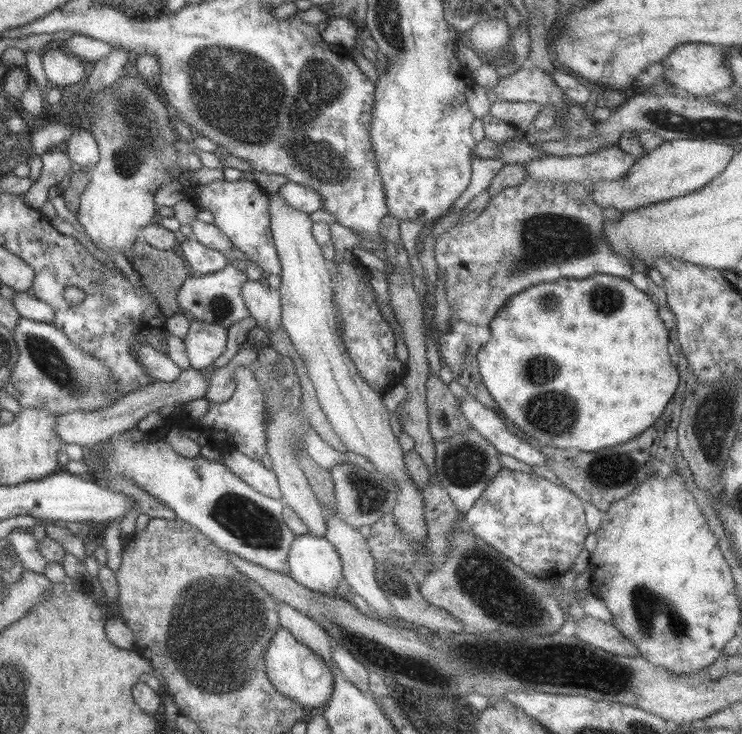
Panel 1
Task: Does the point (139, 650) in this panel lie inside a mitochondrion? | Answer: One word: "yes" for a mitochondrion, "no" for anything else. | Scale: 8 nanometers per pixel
no

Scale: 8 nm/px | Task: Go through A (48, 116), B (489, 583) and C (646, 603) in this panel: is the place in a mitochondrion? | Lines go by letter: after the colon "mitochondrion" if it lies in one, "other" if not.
A: other
B: mitochondrion
C: mitochondrion

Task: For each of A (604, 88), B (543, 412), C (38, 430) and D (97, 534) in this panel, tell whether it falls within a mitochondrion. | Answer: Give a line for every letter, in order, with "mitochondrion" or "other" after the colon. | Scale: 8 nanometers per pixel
A: other
B: mitochondrion
C: other
D: other

